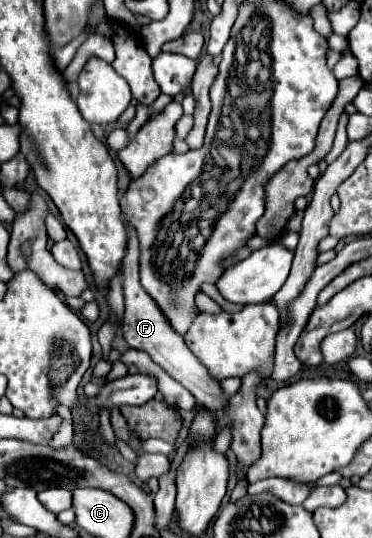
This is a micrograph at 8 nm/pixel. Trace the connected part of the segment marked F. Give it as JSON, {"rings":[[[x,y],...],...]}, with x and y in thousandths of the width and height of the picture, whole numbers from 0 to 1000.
{"rings":[[[341,418],[341,441],[347,441],[341,467],[325,485],[331,541],[336,541],[336,586],[331,586],[325,615],[331,615],[341,641],[401,656],[422,678],[433,678],[470,708],[481,708],[497,723],[508,723],[519,730],[519,738],[530,742],[535,753],[546,753],[567,764],[605,757],[610,734],[599,734],[589,708],[562,701],[556,686],[524,667],[524,660],[497,641],[492,626],[476,615],[465,615],[465,604],[454,600],[444,582],[433,582],[422,563],[411,556],[401,556],[401,545],[379,533],[379,526],[374,526],[374,444],[368,444],[368,429],[358,426],[358,418]]]}

